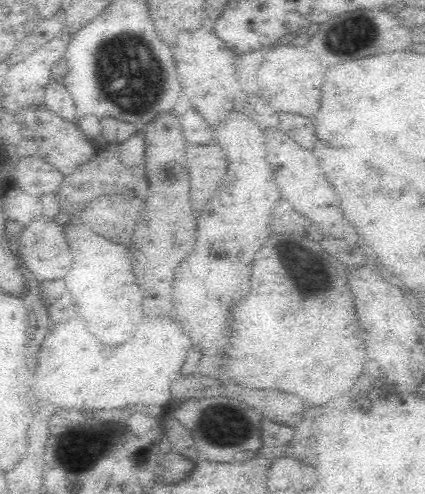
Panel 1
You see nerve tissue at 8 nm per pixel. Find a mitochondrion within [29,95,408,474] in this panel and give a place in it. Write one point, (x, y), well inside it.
(102, 440)

